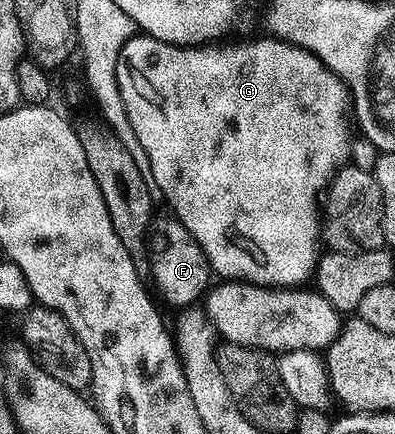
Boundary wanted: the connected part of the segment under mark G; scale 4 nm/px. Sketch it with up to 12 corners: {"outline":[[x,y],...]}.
{"outline":[[134,35],[156,192],[221,279],[297,287],[351,98],[262,35]]}

